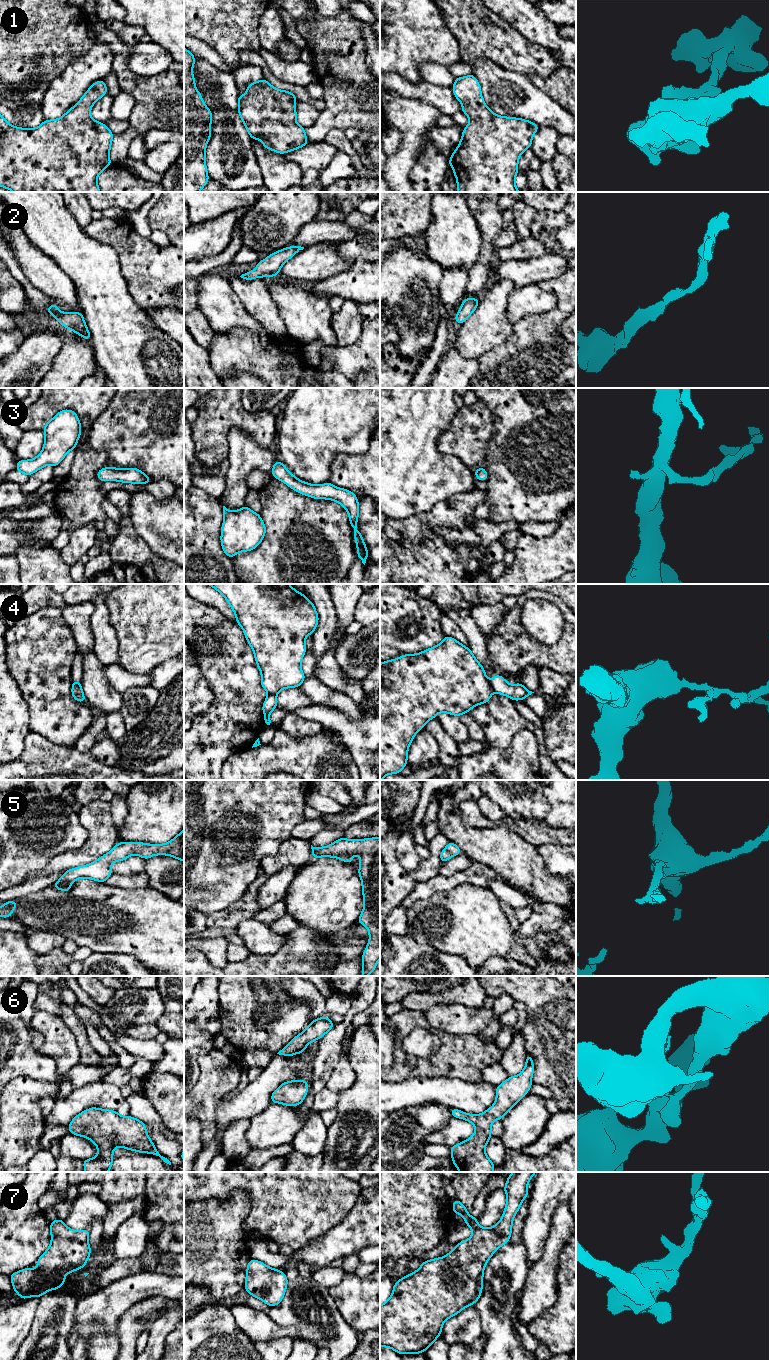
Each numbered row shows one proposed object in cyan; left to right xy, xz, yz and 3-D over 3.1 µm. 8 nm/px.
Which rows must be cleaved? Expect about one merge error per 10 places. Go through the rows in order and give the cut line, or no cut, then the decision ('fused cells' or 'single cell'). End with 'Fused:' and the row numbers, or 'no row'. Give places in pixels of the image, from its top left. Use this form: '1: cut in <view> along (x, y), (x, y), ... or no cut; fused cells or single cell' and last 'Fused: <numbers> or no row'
1: no cut; single cell
2: no cut; single cell
3: no cut; single cell
4: cut in yz along (488, 680), (493, 690); fused cells
5: no cut; single cell
6: no cut; single cell
7: no cut; single cell
Fused: 4

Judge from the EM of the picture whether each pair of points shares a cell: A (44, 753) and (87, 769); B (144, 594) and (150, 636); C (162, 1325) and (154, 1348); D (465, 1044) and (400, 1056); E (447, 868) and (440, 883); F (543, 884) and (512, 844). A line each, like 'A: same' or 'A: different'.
A: same
B: same
C: same
D: same
E: different
F: same

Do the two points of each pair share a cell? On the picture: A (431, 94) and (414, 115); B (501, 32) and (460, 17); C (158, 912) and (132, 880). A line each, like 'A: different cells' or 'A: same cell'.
A: different cells
B: same cell
C: different cells

